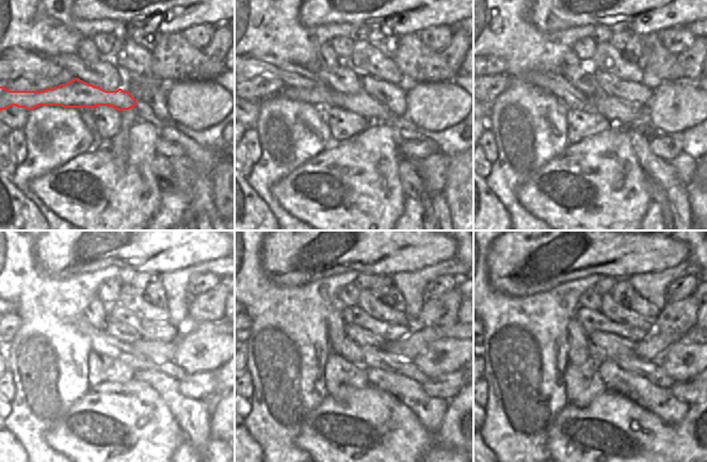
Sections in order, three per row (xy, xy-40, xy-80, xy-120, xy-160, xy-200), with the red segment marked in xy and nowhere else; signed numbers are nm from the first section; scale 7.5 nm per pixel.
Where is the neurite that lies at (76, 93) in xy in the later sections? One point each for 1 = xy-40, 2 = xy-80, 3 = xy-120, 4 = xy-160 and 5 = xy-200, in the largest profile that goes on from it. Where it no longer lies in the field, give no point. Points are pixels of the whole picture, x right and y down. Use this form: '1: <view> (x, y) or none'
1: xy-40 (366, 106)
2: xy-80 (617, 112)
3: xy-120 (158, 351)
4: xy-160 (419, 339)
5: xy-200 (656, 344)

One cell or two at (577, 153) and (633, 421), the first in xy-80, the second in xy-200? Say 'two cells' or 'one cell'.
one cell

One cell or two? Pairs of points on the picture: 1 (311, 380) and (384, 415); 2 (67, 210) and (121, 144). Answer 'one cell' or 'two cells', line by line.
1: two cells
2: two cells

